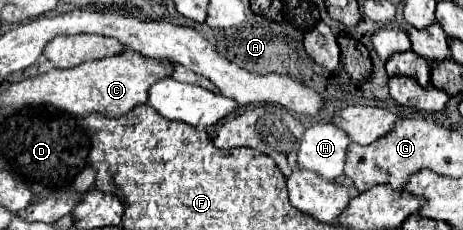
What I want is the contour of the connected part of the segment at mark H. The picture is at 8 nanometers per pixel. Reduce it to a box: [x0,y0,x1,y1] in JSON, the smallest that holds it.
[298,124,350,180]

